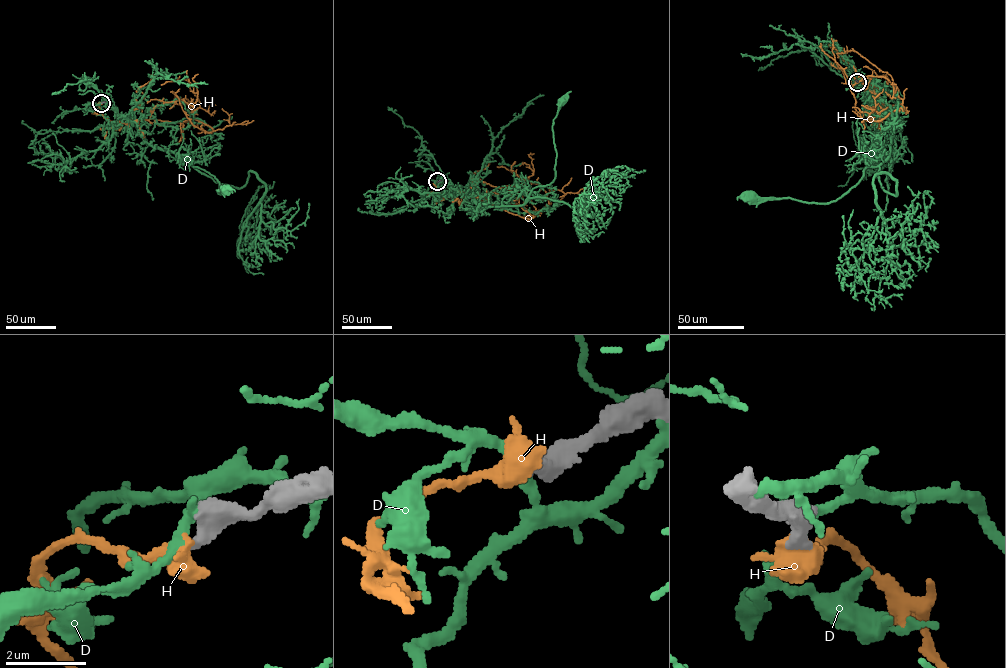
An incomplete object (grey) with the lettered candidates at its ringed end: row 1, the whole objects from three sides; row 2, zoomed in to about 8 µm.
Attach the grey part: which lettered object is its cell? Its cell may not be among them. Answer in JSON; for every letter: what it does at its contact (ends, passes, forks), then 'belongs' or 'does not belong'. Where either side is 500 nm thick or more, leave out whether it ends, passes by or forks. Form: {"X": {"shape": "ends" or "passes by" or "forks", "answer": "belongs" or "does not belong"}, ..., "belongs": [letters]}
{"D": {"answer": "does not belong"}, "H": {"shape": "passes by", "answer": "belongs"}, "belongs": ["H"]}

